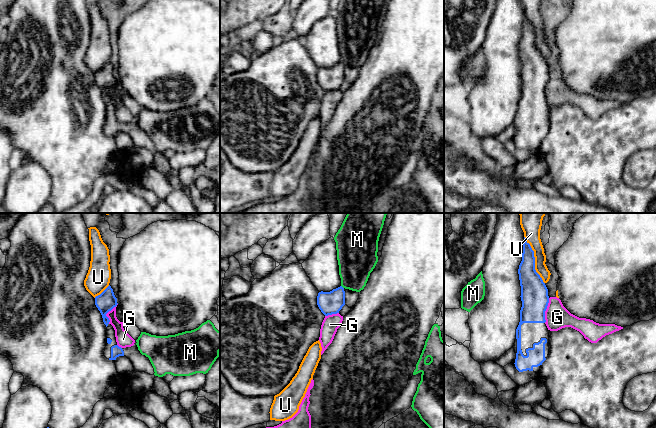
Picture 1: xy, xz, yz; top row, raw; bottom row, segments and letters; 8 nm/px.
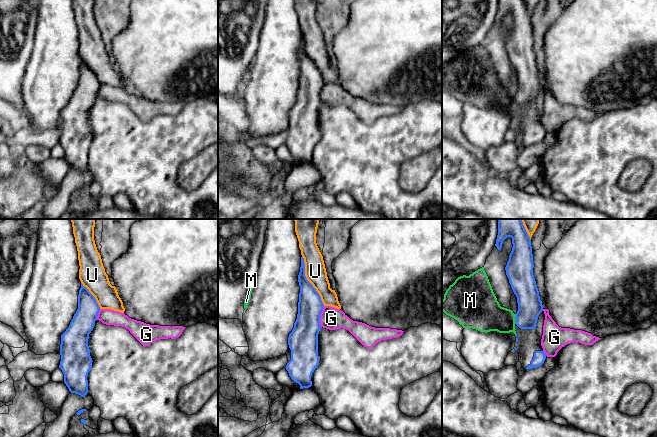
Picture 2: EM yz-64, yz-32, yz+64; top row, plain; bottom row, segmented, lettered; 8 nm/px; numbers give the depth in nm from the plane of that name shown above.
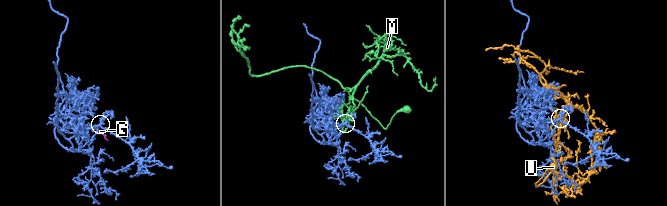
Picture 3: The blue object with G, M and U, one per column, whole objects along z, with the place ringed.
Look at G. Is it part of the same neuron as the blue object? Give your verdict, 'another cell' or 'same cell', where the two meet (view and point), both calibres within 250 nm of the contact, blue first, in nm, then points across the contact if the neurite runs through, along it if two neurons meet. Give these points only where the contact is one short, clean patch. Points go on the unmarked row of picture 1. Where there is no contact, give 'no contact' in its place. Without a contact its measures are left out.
another cell; contact yz (545, 86); calibres 220 and 190 nm

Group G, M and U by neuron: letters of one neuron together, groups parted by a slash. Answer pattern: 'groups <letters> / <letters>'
groups G / M / U

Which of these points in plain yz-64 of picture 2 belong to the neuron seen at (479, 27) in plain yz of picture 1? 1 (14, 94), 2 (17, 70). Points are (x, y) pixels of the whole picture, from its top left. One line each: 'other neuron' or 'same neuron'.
1: same neuron
2: same neuron

